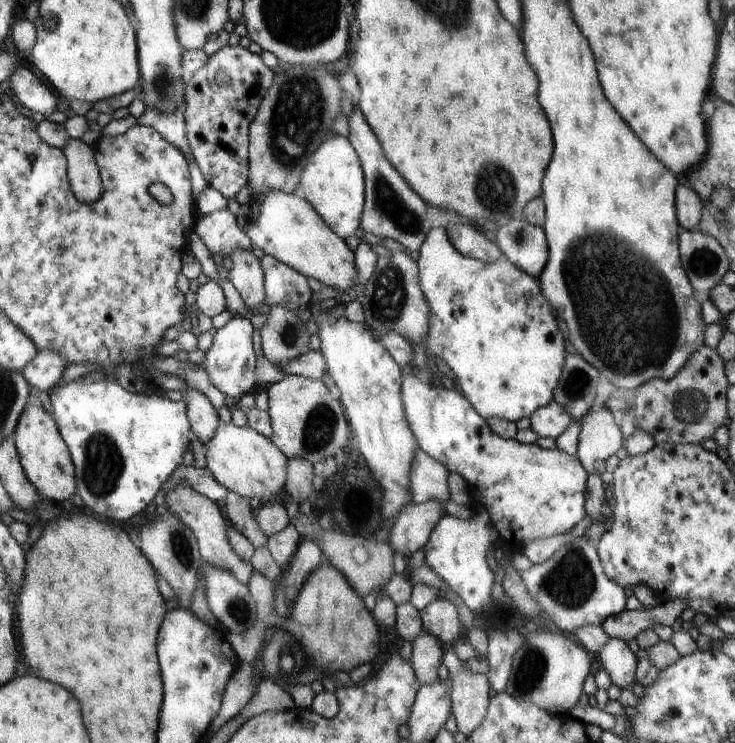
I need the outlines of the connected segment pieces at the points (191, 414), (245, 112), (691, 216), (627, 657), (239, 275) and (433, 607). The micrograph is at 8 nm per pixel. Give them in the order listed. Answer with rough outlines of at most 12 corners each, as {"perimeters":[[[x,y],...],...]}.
{"perimeters":[[[188,385],[191,436],[203,444],[216,434],[220,422],[208,397]],[[241,45],[185,82],[186,136],[207,186],[247,184],[249,126],[275,74]],[[681,180],[675,190],[679,226],[696,230],[702,203]],[[622,639],[597,655],[618,688],[638,683],[639,659]],[[235,249],[228,280],[248,308],[264,304],[261,262],[252,250]],[[438,599],[419,610],[423,630],[442,644],[458,638],[457,608]]]}

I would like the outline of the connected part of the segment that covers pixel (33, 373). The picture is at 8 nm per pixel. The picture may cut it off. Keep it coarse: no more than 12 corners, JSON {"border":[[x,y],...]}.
{"border":[[38,351],[21,373],[32,390],[48,392],[62,378],[65,360]]}

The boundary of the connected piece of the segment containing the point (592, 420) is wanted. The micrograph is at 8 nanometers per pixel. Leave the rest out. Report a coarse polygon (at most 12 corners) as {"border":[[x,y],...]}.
{"border":[[604,405],[580,420],[577,459],[589,475],[624,442]]}

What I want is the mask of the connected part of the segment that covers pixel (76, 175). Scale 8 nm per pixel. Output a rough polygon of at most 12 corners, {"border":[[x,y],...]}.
{"border":[[69,138],[62,150],[73,195],[99,201],[103,182],[92,146]]}

